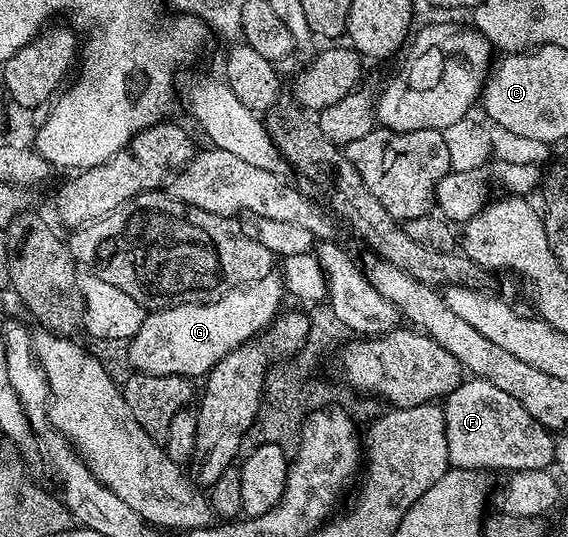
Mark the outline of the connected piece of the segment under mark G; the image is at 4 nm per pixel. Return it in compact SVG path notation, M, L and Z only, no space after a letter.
M272 272L210 302L177 302L164 310L150 311L136 334L126 343L130 369L153 376L202 379L222 357L263 333L280 313L283 298L283 279Z

